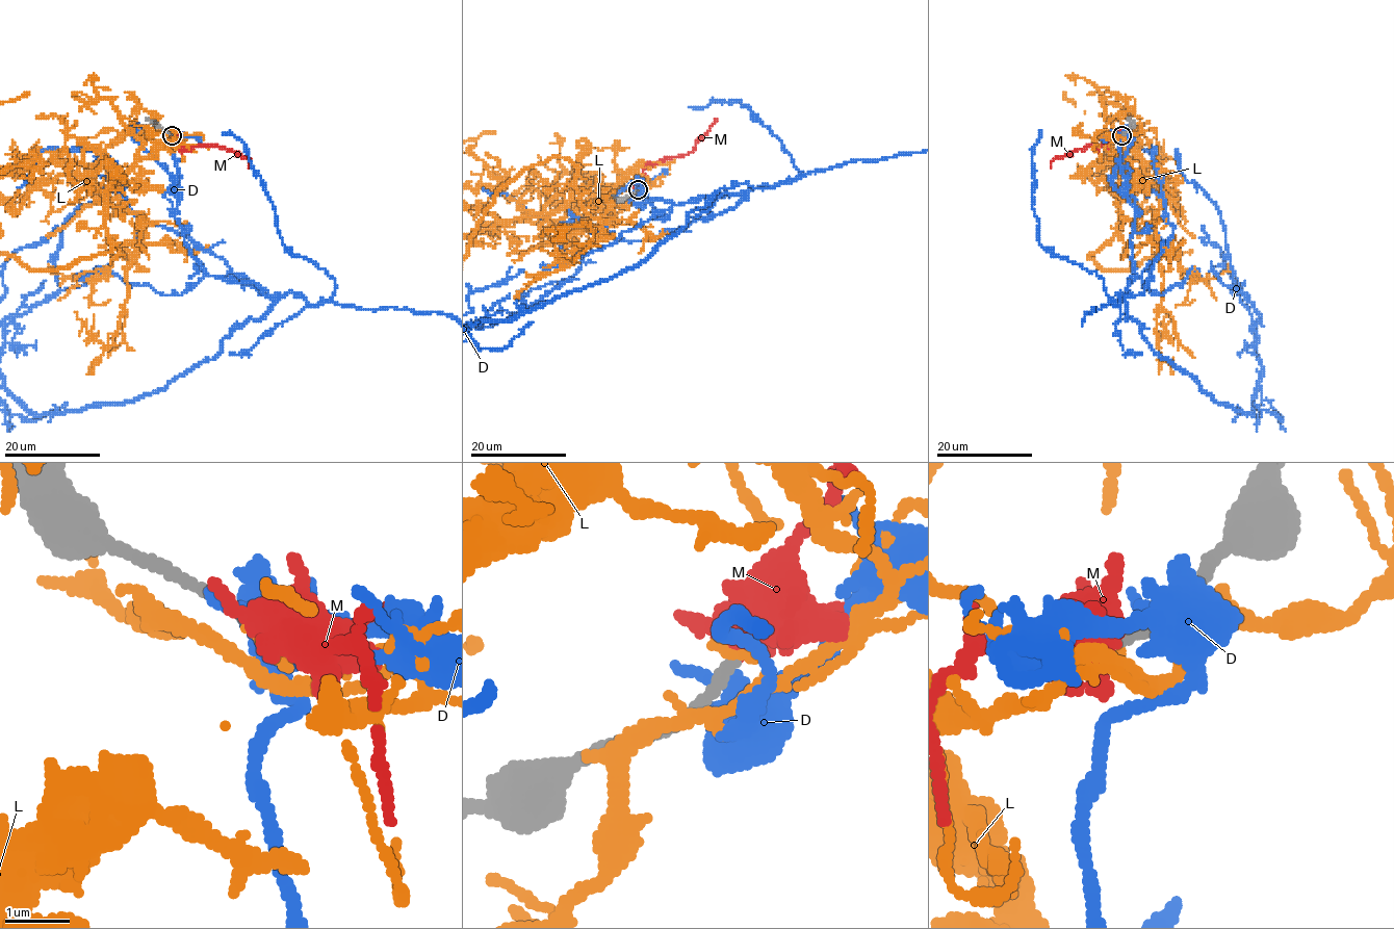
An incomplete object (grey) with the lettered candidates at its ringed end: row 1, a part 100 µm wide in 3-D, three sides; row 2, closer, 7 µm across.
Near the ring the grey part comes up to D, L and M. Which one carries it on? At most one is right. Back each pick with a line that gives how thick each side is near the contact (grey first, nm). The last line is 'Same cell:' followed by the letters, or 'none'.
Same cell: none

